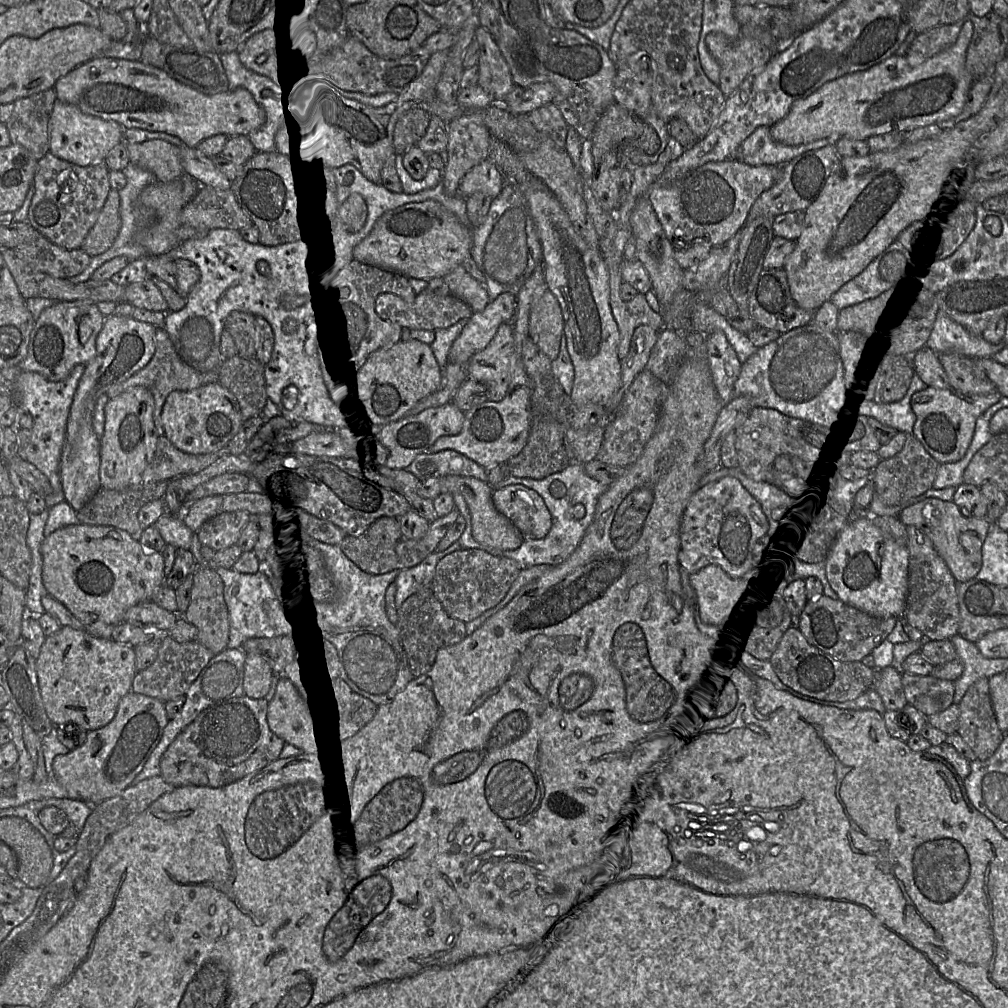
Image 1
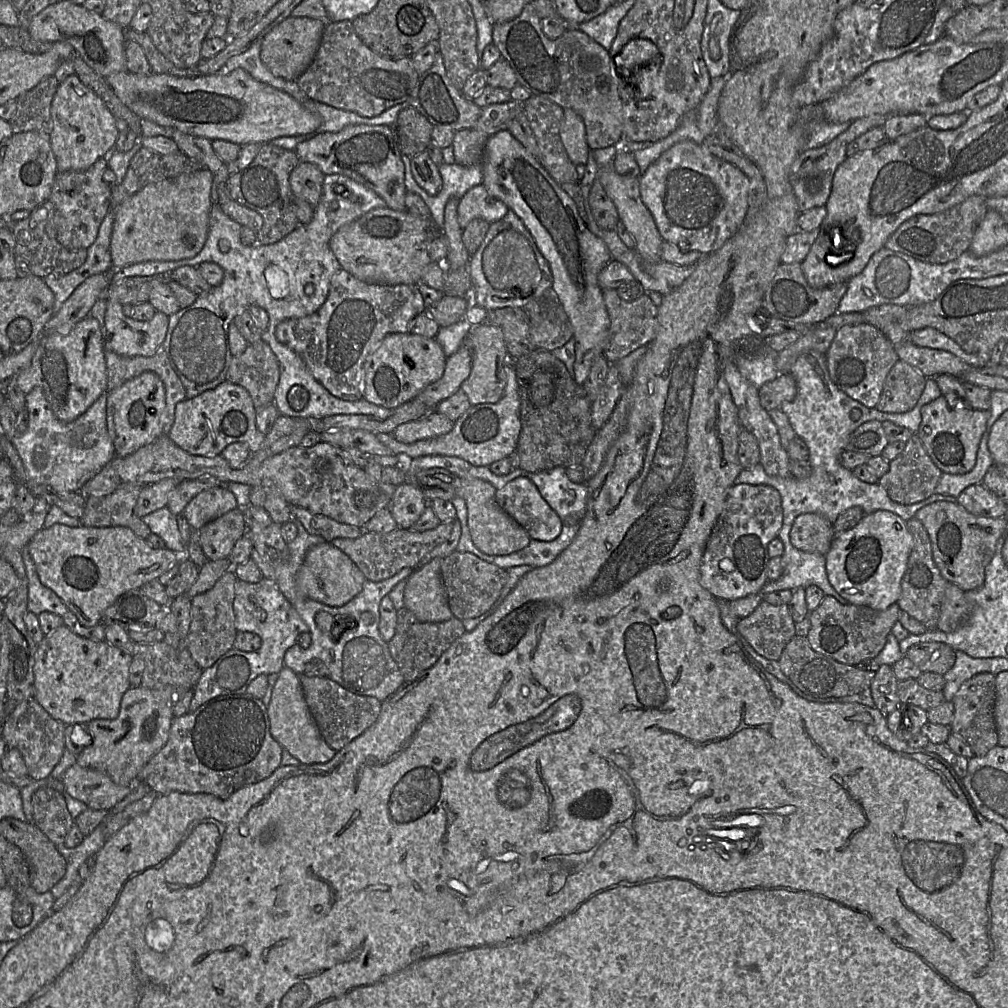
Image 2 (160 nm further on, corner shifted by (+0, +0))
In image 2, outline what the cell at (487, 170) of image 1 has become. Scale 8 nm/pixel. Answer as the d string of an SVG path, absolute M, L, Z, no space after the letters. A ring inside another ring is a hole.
M483 184L476 185L465 192L460 198L457 214L461 229L476 218L492 223L502 219L509 208L504 202L492 197Z

